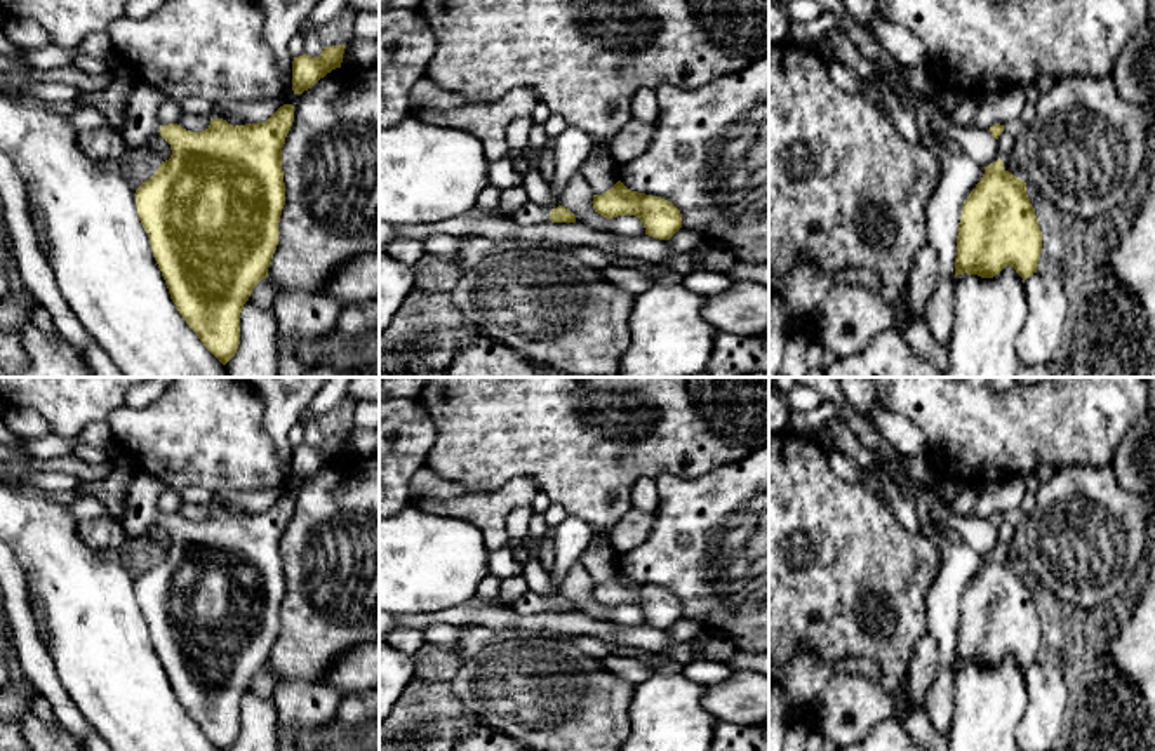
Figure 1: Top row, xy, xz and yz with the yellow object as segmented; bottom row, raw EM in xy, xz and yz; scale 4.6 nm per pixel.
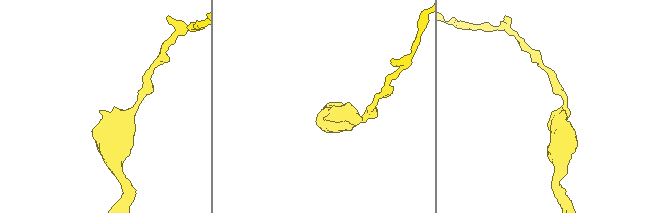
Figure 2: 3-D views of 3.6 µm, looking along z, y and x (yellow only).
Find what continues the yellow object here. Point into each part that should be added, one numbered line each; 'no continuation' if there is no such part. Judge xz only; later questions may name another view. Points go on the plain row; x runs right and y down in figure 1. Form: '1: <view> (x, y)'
1: xz (531, 602)

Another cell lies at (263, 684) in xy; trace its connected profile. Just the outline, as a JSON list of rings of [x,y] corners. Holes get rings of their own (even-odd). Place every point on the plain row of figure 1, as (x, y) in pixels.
[[[268,666],[252,678],[249,690],[277,702],[277,678]]]

